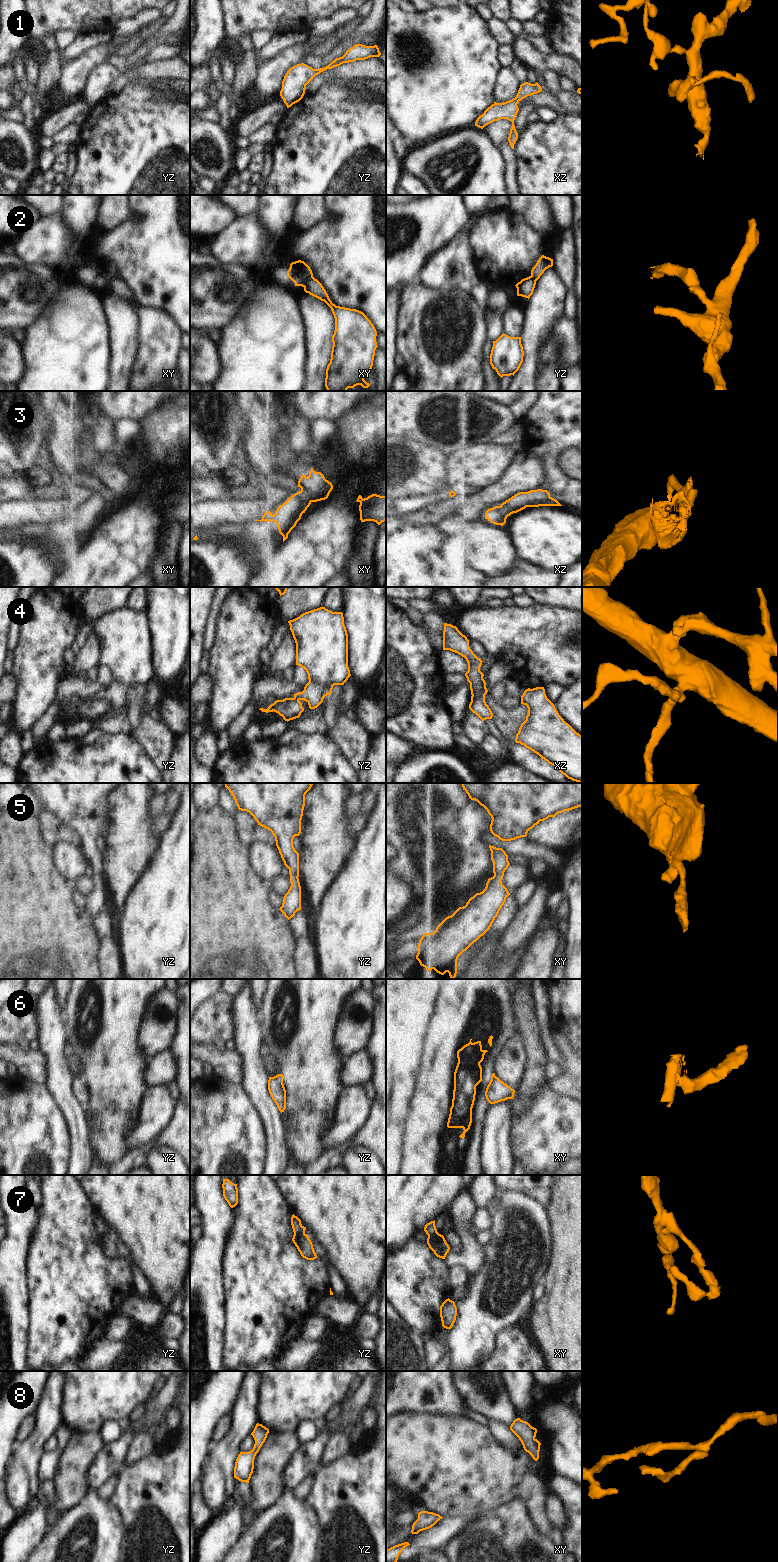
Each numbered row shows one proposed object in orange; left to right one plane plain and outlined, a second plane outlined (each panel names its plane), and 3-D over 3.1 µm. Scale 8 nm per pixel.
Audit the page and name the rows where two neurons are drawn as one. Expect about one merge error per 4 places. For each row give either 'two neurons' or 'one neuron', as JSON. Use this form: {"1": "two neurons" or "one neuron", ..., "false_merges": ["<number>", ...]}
{"1": "one neuron", "2": "two neurons", "3": "two neurons", "4": "two neurons", "5": "one neuron", "6": "two neurons", "7": "two neurons", "8": "one neuron", "false_merges": ["2", "3", "4", "6", "7"]}

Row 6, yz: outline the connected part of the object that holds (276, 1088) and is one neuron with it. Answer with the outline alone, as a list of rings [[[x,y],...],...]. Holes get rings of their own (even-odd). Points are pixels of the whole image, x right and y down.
[[[269,1077],[268,1090],[279,1111],[281,1113],[284,1112],[286,1109],[286,1090],[282,1082],[282,1077]]]

